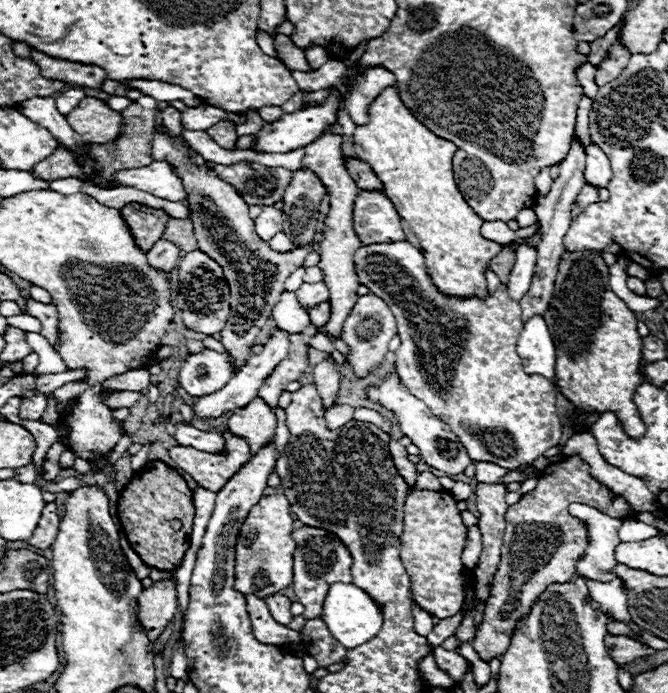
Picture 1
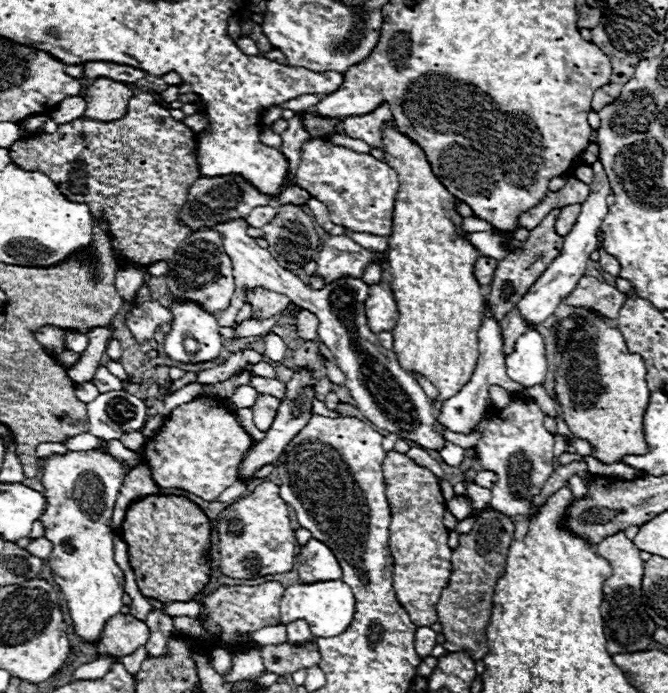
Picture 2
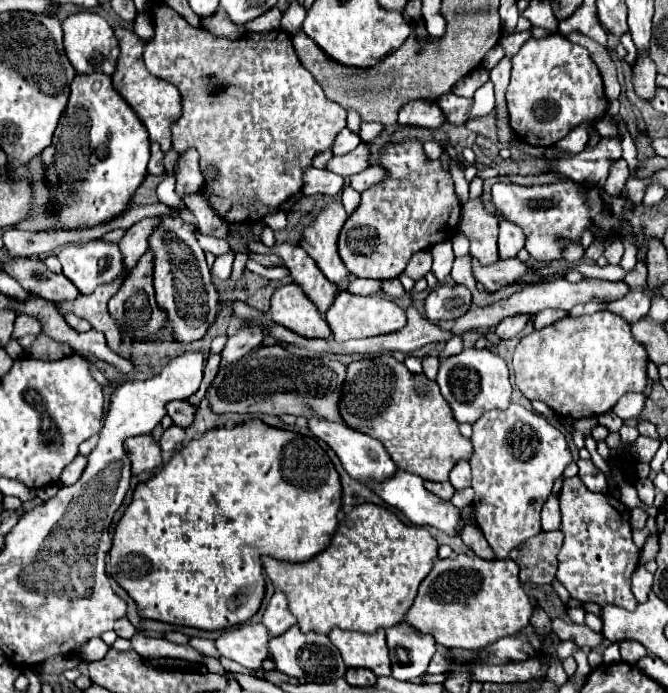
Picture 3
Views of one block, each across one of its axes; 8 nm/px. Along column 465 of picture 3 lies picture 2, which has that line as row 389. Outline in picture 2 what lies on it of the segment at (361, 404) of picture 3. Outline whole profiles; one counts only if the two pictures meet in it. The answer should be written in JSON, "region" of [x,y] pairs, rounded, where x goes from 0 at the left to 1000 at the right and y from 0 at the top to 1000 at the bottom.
{"region":[[[587,182],[572,185],[572,216],[575,234],[587,240],[596,251],[599,271],[593,280],[590,294],[590,329],[584,338],[584,364],[581,364],[581,392],[587,398],[587,421],[596,439],[596,465],[587,473],[590,485],[590,508],[596,522],[614,540],[638,543],[653,560],[656,574],[650,589],[659,592],[662,580],[680,571],[704,545],[713,531],[716,519],[716,473],[722,468],[722,447],[725,447],[725,424],[719,410],[710,401],[710,378],[716,375],[719,364],[695,343],[692,312],[680,303],[683,286],[662,268],[662,263],[647,251],[644,237],[638,231],[635,216],[620,208],[614,199],[590,188]]]}

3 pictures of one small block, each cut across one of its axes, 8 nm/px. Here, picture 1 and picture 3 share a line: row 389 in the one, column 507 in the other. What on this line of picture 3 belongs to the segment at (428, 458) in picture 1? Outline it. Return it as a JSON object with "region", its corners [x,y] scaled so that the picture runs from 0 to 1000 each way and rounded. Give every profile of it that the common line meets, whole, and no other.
{"region":[[[695,502],[683,514],[671,514],[659,519],[659,534],[653,545],[662,571],[677,586],[677,595],[686,609],[710,612],[728,592],[737,589],[760,589],[766,557],[760,551],[760,528],[757,522],[731,502]]]}

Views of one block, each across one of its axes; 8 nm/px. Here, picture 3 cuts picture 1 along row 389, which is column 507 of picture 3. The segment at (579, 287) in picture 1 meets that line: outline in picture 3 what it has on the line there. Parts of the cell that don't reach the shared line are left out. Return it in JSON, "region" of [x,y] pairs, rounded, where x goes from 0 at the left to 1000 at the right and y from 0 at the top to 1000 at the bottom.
{"region":[[[686,799],[680,811],[677,805],[650,811],[650,820],[629,843],[626,860],[614,874],[611,886],[605,889],[605,898],[617,900],[623,909],[635,915],[647,915],[653,921],[653,929],[665,935],[713,938],[713,935],[728,935],[749,921],[772,918],[775,912],[781,912],[790,903],[796,883],[799,883],[799,869],[787,860],[781,843],[775,840],[775,823],[769,808],[746,808],[746,805],[722,808],[716,802]]]}

